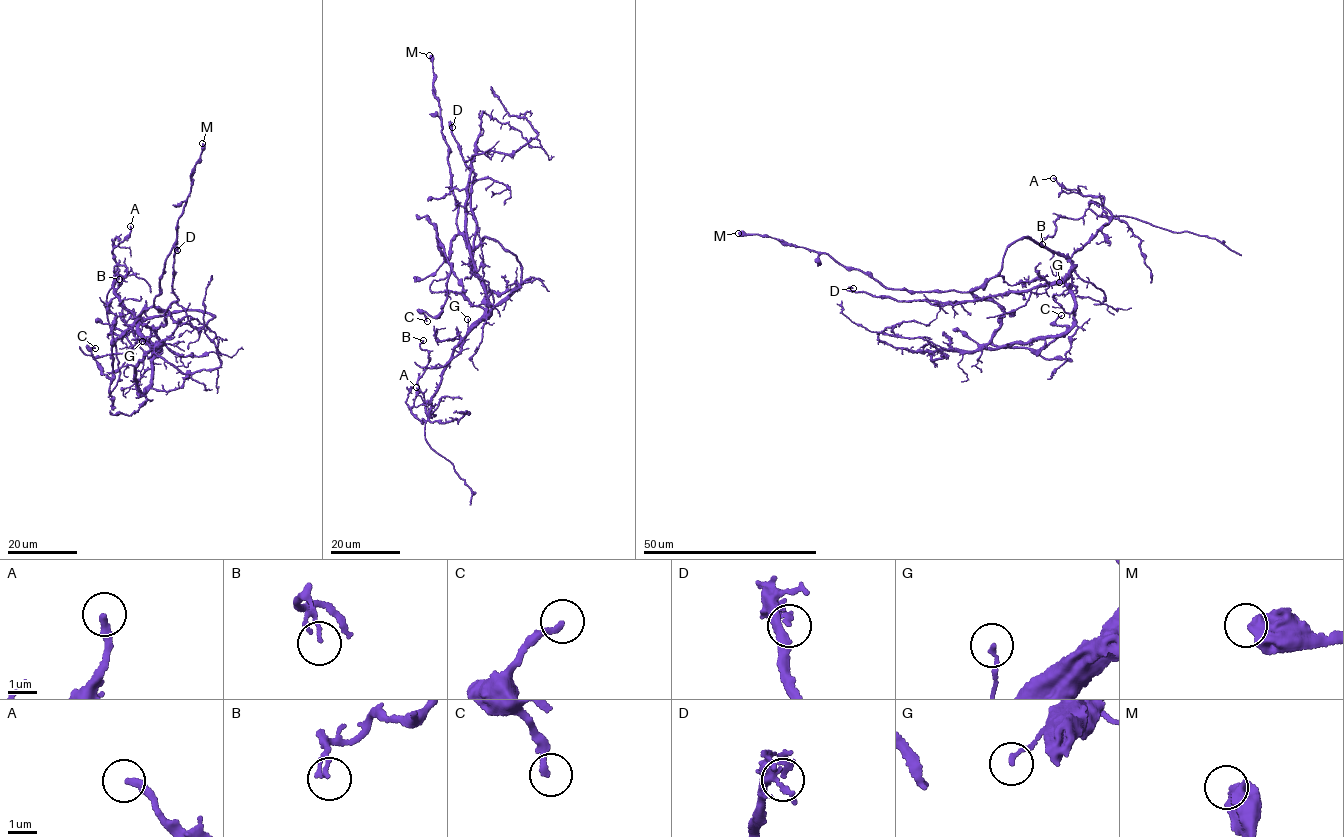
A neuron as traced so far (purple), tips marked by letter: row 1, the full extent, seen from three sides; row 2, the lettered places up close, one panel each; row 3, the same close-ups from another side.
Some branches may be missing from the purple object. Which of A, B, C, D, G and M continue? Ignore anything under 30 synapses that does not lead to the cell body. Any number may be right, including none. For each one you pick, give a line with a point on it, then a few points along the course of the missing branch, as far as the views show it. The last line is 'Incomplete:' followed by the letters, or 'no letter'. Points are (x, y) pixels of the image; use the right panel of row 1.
Incomplete: no letter

